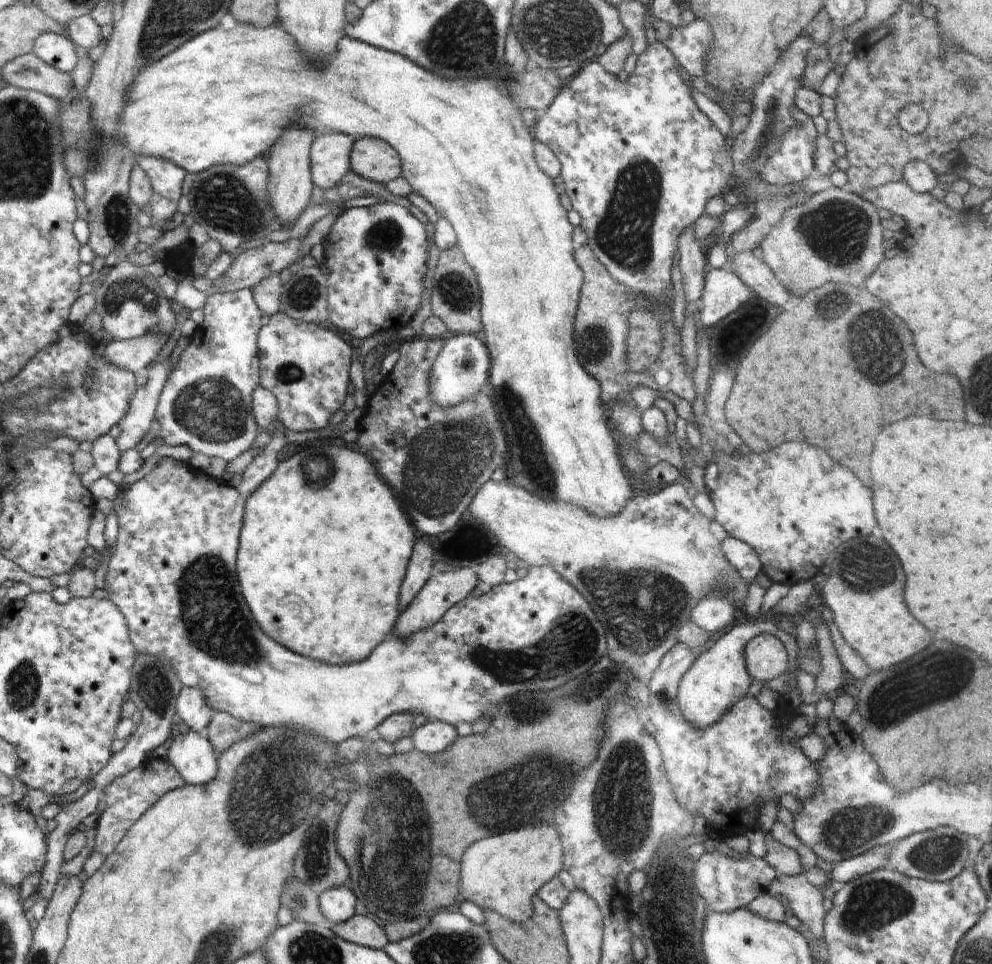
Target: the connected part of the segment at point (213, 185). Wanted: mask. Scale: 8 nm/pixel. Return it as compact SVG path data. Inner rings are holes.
M258 156L241 166L215 165L194 173L192 188L188 195L190 214L210 238L218 240L224 253L234 255L242 244L255 240L263 241L266 235L281 228L270 208L266 192L268 176L266 156Z

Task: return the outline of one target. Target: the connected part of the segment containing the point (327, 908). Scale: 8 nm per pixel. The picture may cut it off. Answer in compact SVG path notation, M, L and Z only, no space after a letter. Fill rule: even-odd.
M332 886L319 895L320 912L330 924L341 924L355 915L356 894L347 886Z

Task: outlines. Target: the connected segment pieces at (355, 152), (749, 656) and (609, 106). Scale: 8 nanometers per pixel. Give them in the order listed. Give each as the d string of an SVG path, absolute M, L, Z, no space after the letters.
M366 136L354 141L349 166L355 174L381 184L402 174L399 155L386 142Z
M756 634L746 644L745 664L753 680L768 682L786 673L790 660L784 644L774 635Z
M658 40L653 44L648 44L643 54L636 60L636 68L626 82L620 82L617 76L606 74L606 70L598 64L596 60L584 64L579 70L567 81L565 81L562 90L558 92L554 101L538 118L531 128L532 134L537 141L546 144L552 154L558 158L561 164L560 177L566 187L566 194L572 204L572 209L582 217L581 228L587 237L587 245L590 246L591 252L594 252L595 258L606 268L610 278L630 290L634 296L646 295L655 306L659 302L673 306L674 289L671 281L671 267L674 262L674 254L678 249L678 240L688 226L693 226L700 216L705 215L704 208L706 202L714 196L722 196L733 182L733 163L731 154L726 149L726 138L720 133L720 130L713 125L707 116L700 111L691 97L691 92L686 86L682 75L678 71L678 62L672 55L672 52Z

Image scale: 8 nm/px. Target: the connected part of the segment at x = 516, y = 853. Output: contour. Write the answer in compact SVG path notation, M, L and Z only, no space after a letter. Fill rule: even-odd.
M538 824L484 838L465 851L460 864L458 901L472 902L512 922L528 922L534 914L534 896L563 870L562 844L555 825Z

